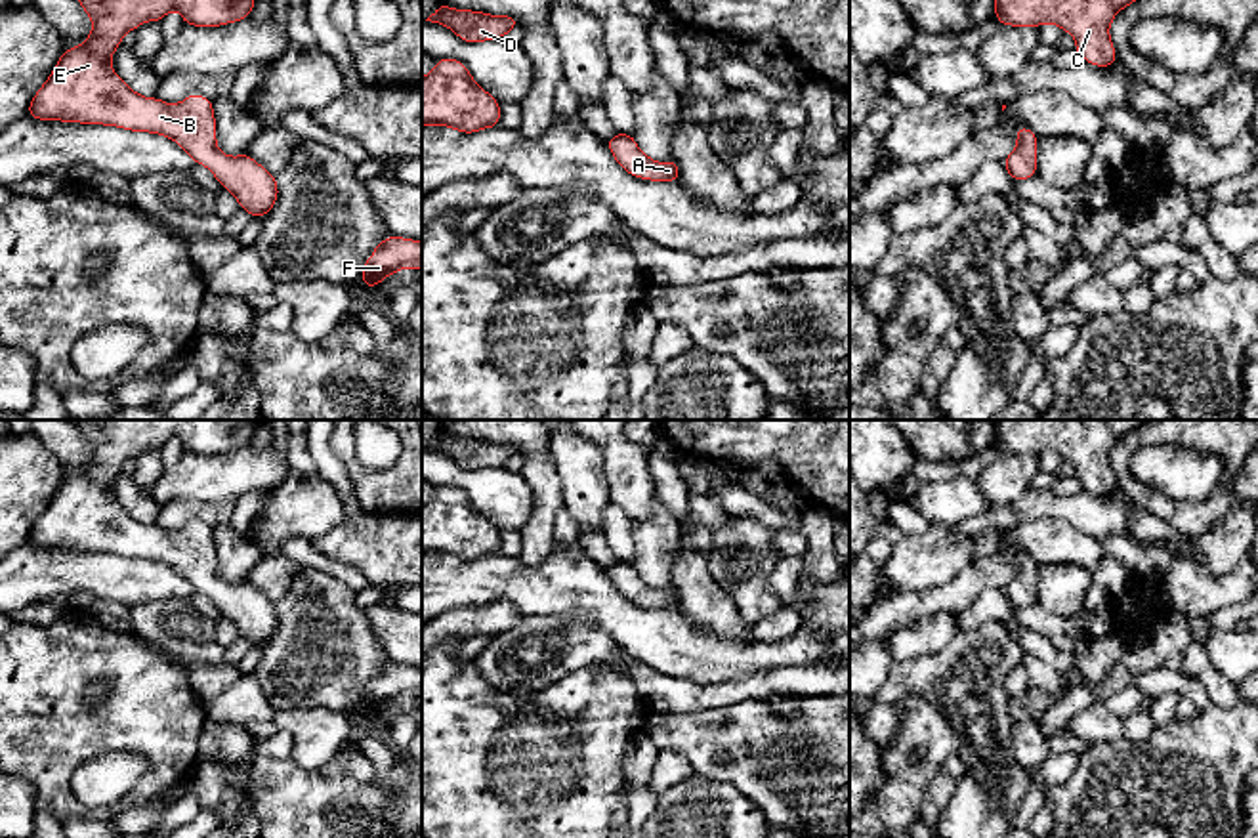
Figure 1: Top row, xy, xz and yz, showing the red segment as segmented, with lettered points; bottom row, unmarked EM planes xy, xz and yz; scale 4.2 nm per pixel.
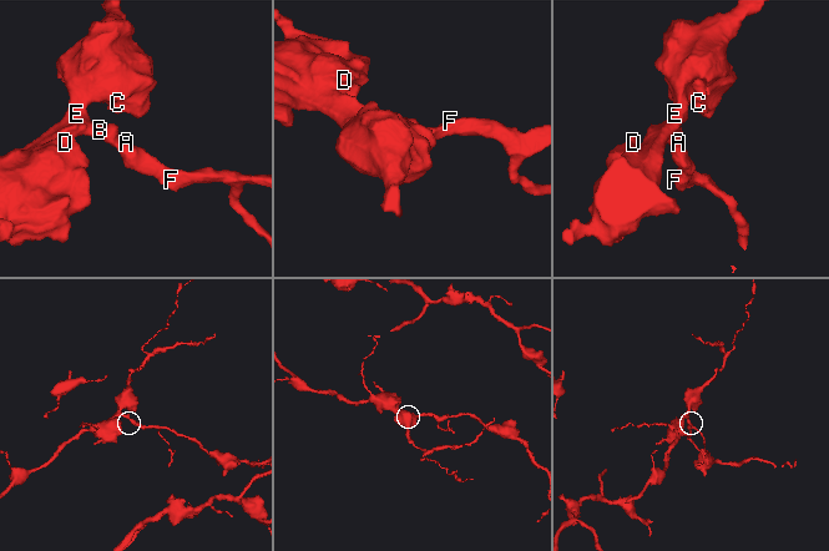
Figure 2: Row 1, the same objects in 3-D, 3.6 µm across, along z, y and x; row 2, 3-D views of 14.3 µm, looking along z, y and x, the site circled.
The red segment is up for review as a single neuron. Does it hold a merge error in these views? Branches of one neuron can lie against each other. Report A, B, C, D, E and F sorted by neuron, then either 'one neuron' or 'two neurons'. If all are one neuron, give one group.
A B C D E F; one neuron

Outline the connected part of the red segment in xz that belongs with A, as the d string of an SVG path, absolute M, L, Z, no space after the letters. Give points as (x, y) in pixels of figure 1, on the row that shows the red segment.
M619 132L605 141L611 155L622 170L630 176L649 181L680 181L680 166L676 158L668 162L657 162L649 158L636 143L632 134Z

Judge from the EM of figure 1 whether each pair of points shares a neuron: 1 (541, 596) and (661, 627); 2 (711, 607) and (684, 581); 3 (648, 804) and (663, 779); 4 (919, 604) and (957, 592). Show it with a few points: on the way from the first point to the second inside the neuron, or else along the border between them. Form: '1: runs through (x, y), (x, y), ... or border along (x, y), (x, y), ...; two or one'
1: runs through (571, 596), (596, 600), (630, 627); one
2: runs through (705, 602), (690, 586); one
3: border along (659, 753), (649, 781), (649, 791), (657, 798); two
4: runs through (928, 602), (947, 598); one

